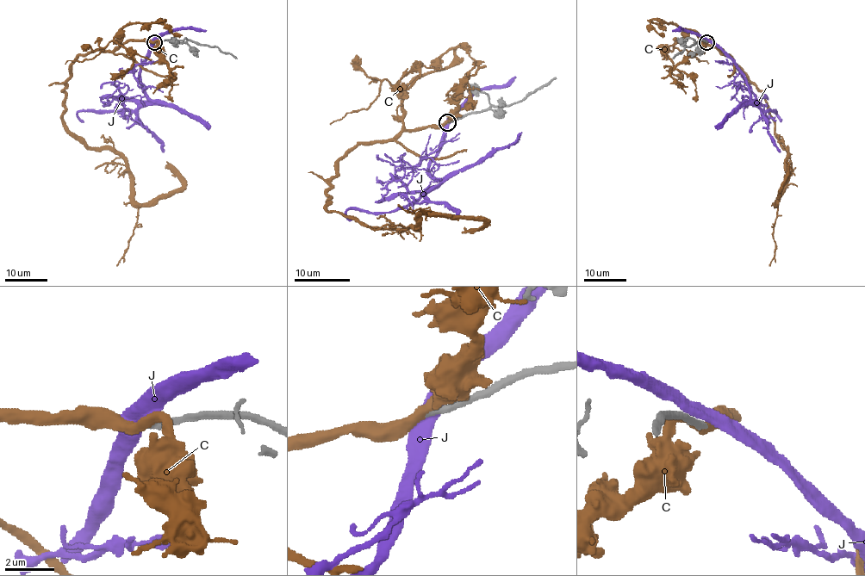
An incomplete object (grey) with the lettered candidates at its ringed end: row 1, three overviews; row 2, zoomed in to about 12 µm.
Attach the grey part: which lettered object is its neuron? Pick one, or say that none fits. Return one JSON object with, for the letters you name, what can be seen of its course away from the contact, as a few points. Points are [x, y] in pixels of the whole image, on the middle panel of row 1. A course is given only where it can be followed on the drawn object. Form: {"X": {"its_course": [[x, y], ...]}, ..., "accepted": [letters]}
{"C": {"its_course": [[447, 122], [350, 148], [326, 208], [376, 227], [415, 229], [426, 213], [483, 222], [464, 227]]}, "accepted": ["C"]}

